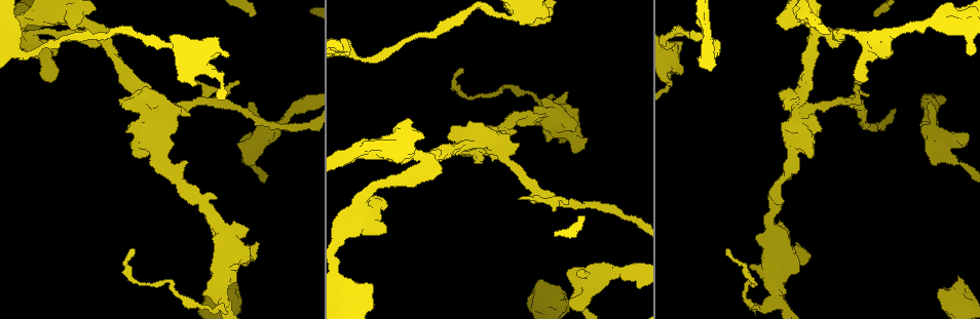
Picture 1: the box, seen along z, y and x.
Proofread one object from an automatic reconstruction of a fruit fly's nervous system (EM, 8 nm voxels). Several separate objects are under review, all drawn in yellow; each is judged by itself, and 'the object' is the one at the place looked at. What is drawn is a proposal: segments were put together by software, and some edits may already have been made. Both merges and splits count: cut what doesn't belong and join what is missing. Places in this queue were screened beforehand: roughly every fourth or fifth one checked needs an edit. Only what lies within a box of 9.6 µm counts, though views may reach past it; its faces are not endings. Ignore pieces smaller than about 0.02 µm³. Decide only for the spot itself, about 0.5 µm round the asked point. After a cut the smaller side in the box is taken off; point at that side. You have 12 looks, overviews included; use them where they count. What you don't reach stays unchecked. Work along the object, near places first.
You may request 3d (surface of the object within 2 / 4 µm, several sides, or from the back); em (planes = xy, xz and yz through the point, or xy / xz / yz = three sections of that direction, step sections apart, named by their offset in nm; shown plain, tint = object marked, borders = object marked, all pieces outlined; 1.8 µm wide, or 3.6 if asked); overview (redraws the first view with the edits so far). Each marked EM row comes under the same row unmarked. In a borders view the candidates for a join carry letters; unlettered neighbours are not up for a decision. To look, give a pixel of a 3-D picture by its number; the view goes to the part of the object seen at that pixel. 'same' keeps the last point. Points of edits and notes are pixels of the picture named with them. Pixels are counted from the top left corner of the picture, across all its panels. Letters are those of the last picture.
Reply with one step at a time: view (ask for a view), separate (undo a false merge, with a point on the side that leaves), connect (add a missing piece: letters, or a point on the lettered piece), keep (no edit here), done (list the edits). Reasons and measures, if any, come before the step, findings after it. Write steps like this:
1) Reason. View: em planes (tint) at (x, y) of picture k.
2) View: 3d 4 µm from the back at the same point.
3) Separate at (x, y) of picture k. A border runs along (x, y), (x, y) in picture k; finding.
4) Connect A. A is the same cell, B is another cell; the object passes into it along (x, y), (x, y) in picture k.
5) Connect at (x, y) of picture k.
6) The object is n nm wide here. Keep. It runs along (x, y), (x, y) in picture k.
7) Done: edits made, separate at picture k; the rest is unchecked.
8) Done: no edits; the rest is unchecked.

Calibre changes. View: em xy step 8 (borders) at (132, 104) of picture 1.

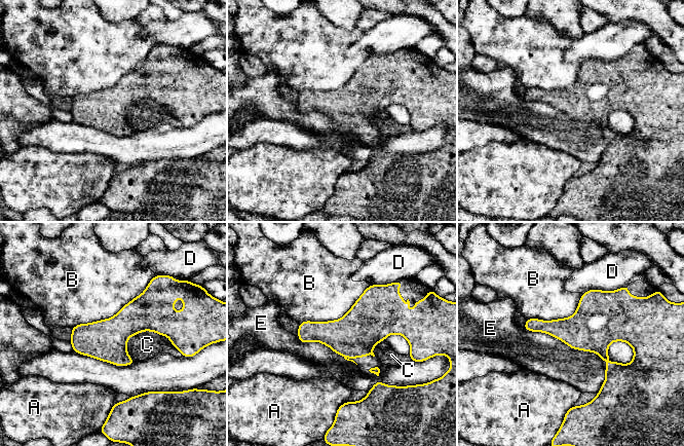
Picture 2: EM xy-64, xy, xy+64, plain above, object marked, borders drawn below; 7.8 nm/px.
Keep. A, B, C, D and E are other cells; a border runs along (523, 328), (595, 351), (603, 361) in picture 2; all the same cell.

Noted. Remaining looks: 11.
Thick turns thin. View: 3d 2 µm from the back at (426, 159) of picture 1.

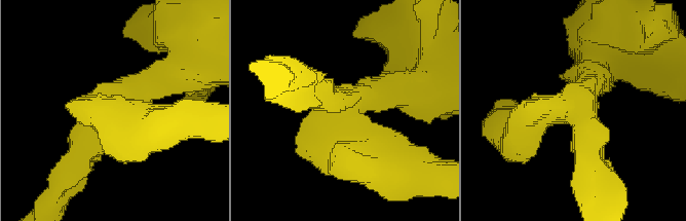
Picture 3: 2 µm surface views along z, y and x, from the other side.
3 arms meet here; the arms are 240, 340, 340 nm wide. View: em xz step 8 (tint) at (114, 110) of picture 3.

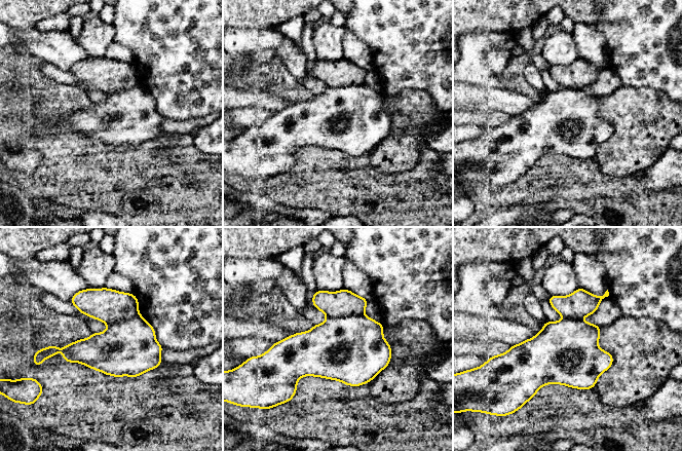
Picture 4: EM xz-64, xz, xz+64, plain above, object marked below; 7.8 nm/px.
Cut it another way. View: em planes (borders) at the same point.

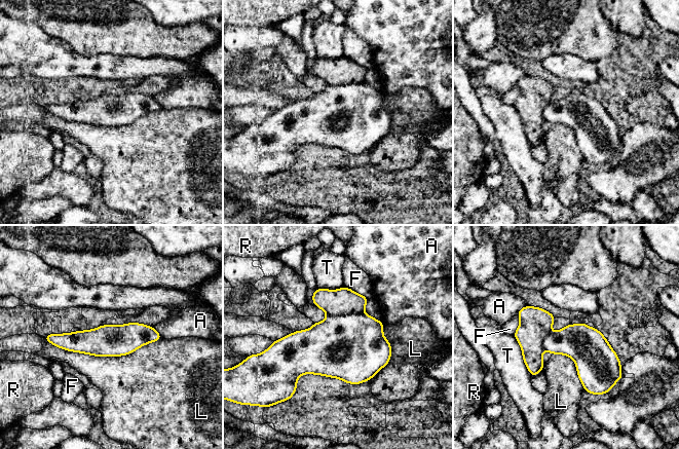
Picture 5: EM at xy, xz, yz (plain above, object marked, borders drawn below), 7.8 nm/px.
The object is 260 nm wide here. Separate at (347, 345) of picture 5. A, F, L, R and T are other cells; a border runs along (363, 310), (356, 313), (327, 315) in picture 5; a second cell is stuck on.

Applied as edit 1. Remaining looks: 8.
View: overview.

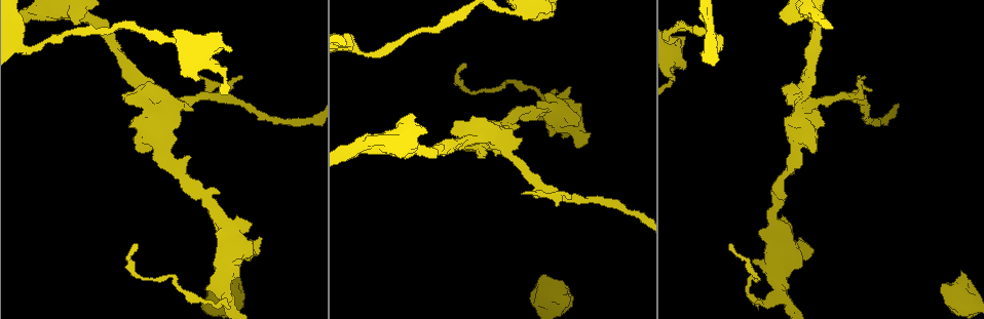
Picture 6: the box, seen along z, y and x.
Free end. View: em xz step 16 (borders) at (523, 194) of picture 6.

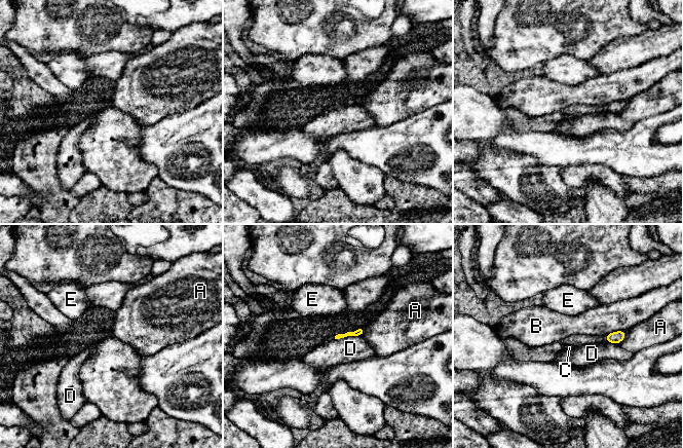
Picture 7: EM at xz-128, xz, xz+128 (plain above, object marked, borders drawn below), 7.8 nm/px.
Keep. A, B, C, D and E are other cells; a border runs along (357, 335), (347, 335), (335, 339) in picture 7; no lettered piece goes on from it.

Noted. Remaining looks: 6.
Stops while still wide. View: em xy step 8 (tint) at (566, 293) of picture 6.

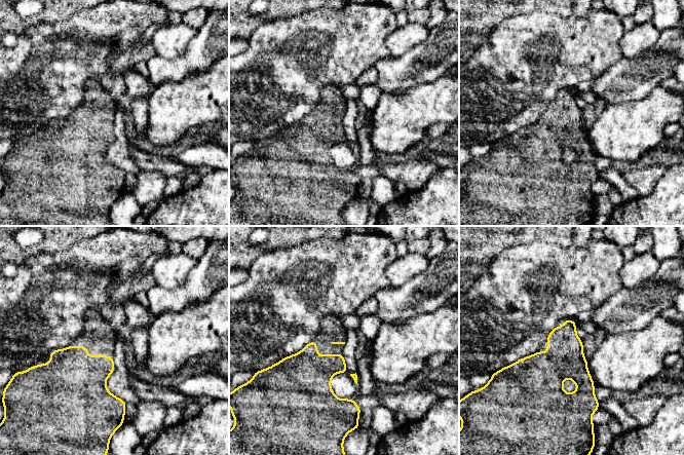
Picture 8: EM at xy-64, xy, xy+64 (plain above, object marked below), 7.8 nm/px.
View: em planes (tint) at the same point.

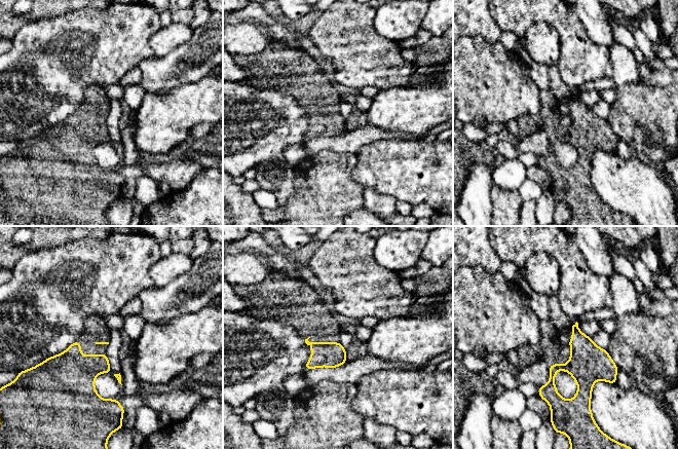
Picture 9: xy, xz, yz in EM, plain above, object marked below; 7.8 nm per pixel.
See the neighbours. View: em planes (borders) at the same point.

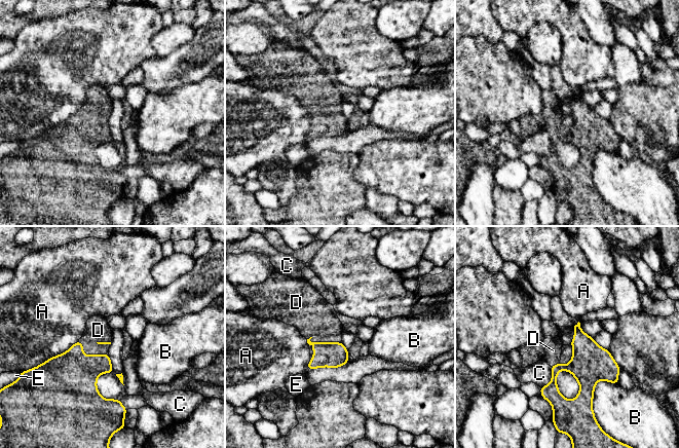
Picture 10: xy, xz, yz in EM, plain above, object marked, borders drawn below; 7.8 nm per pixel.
Connect D. D is the same cell, A, B, C and E are other cells; the object passes into it along (69, 379), (88, 355), (98, 330) in picture 10; the cell continues.

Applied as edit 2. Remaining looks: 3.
Done: edits made, separate at picture 5, connect at picture 10; the rest is unchecked.

